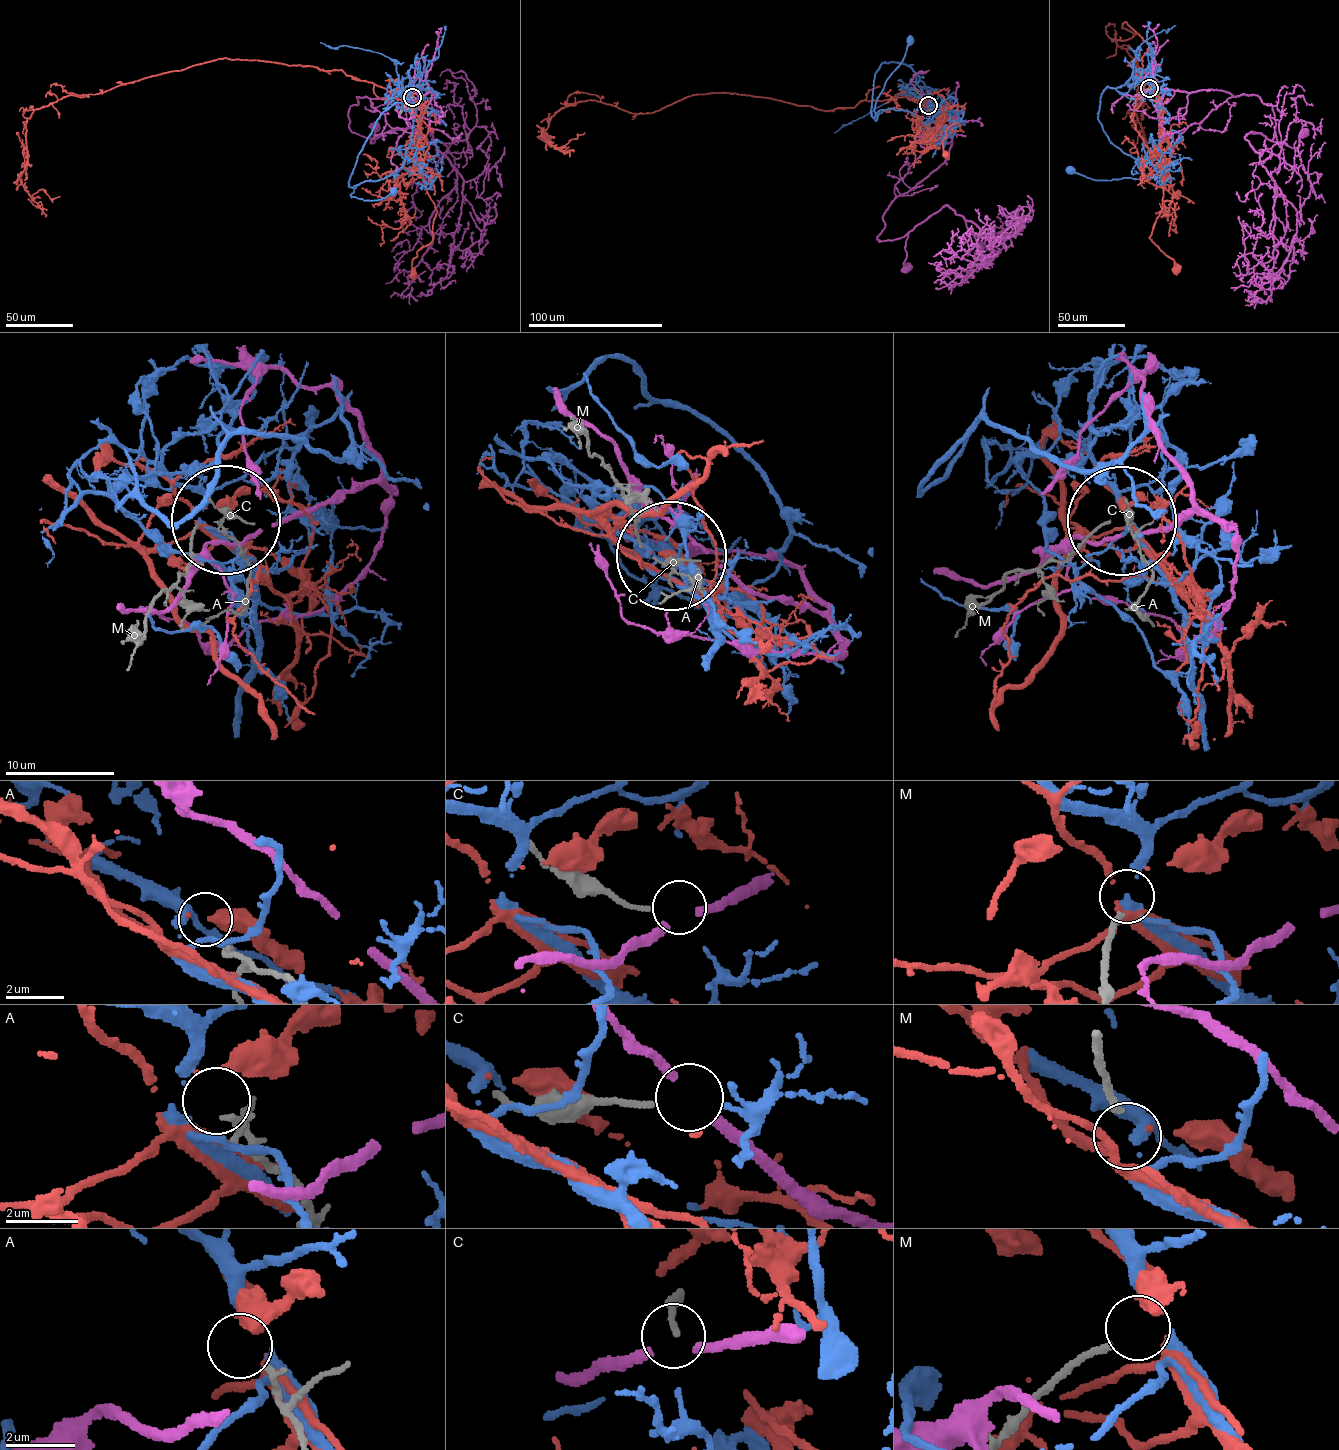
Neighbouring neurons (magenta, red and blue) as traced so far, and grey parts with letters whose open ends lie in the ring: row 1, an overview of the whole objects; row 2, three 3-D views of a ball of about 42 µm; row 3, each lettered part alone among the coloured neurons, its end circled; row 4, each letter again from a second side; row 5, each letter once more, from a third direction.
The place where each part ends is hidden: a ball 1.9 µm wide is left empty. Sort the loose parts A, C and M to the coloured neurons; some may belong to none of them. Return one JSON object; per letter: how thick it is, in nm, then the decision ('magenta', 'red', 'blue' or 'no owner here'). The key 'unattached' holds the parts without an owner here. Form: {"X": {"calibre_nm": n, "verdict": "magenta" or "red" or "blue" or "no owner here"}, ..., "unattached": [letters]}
{"A": {"calibre_nm": 180, "verdict": "no owner here"}, "C": {"calibre_nm": 150, "verdict": "magenta"}, "M": {"calibre_nm": 200, "verdict": "blue"}, "unattached": ["A"]}

